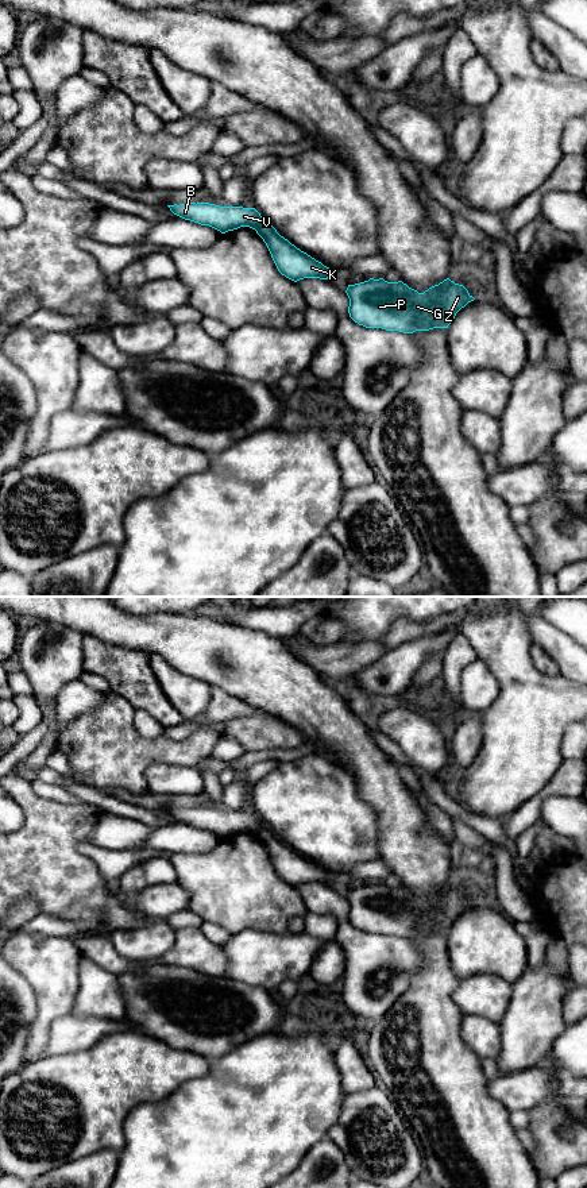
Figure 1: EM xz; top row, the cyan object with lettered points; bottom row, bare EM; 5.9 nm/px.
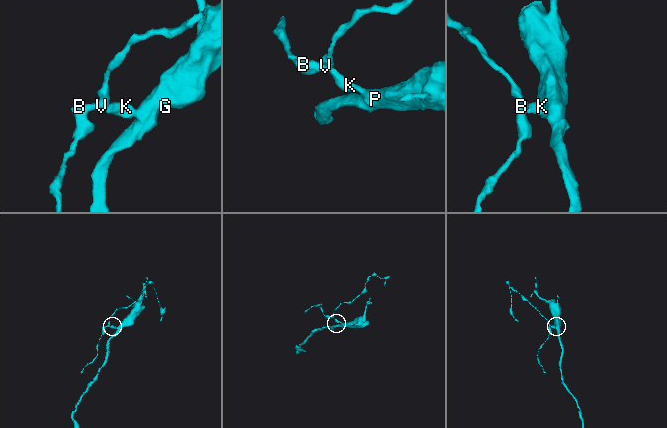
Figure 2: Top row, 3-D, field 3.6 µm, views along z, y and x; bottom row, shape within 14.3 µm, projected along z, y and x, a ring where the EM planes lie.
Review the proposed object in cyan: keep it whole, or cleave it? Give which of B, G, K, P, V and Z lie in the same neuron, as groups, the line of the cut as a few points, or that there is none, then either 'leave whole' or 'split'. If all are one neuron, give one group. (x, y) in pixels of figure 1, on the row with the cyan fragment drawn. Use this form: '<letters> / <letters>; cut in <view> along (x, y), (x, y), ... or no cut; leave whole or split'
B V / G K P Z; cut in xz along (263, 222), (255, 230); split

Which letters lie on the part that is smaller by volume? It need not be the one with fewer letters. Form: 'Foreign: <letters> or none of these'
Foreign: B, V

